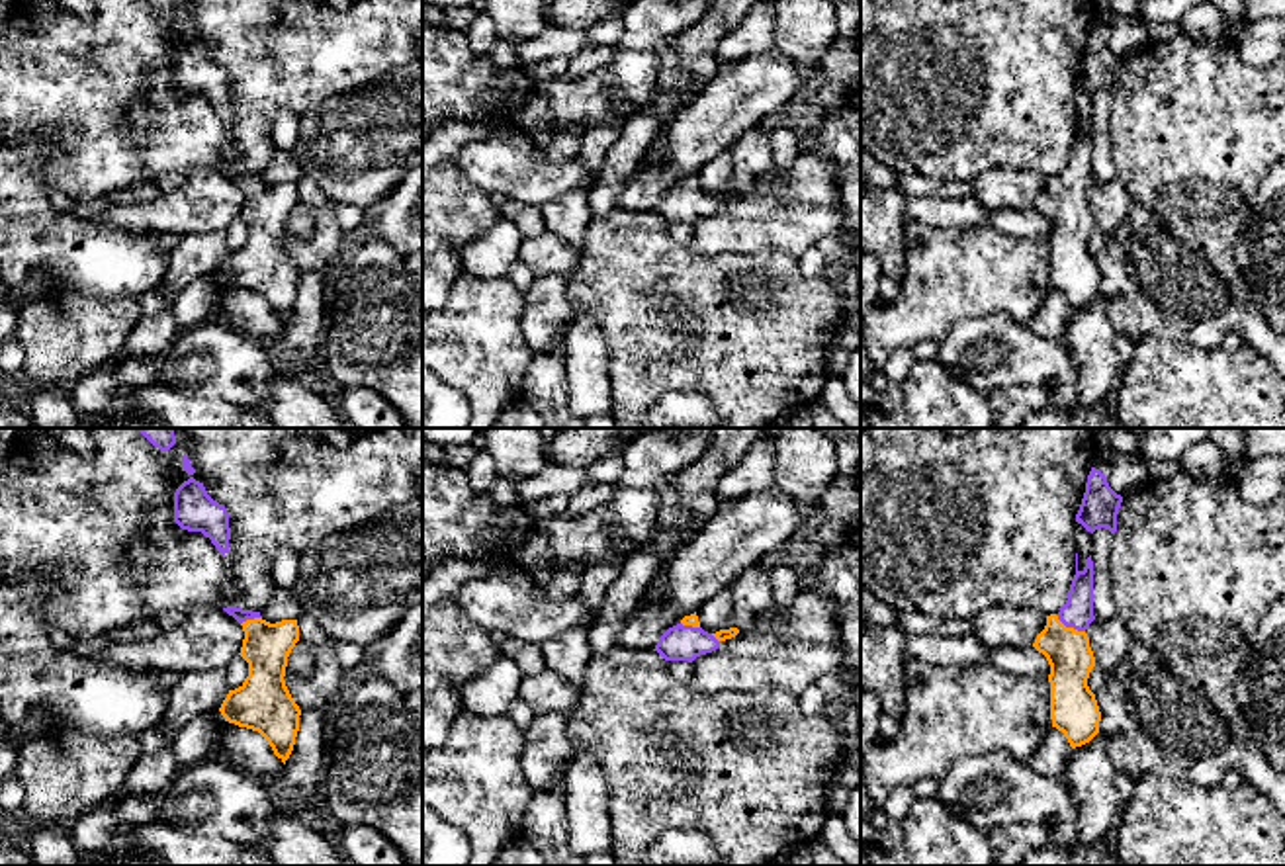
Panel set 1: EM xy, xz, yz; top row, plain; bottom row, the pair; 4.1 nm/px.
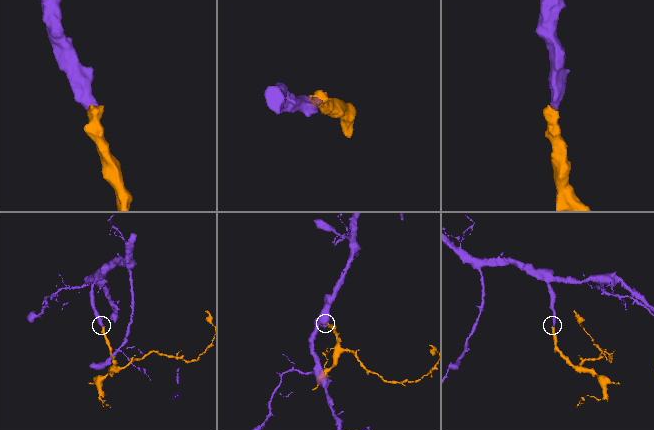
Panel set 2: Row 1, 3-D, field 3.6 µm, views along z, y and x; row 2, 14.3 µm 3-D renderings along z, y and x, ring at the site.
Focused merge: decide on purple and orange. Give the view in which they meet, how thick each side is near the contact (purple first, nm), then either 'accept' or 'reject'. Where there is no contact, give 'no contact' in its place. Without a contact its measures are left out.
yz | 130/190 nm | accept

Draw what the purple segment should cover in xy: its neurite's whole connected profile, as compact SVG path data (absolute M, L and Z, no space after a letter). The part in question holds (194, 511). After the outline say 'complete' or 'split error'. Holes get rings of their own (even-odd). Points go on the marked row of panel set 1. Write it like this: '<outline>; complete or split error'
M194 477L184 481L174 493L174 522L182 530L201 532L219 553L229 553L229 512Z; complete

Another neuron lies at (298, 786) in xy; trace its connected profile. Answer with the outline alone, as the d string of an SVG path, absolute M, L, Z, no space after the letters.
M301 712L293 751L274 784L274 801L284 815L301 815L321 792L329 712Z

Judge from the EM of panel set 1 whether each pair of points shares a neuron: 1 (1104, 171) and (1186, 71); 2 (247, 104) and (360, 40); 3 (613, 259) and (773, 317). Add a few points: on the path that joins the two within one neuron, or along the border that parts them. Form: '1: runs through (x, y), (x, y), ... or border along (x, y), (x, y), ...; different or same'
1: border along (1111, 114), (1109, 155), (1117, 176); different
2: runs through (274, 77), (298, 53), (333, 51); same
3: runs through (652, 298), (671, 317), (734, 317); same

